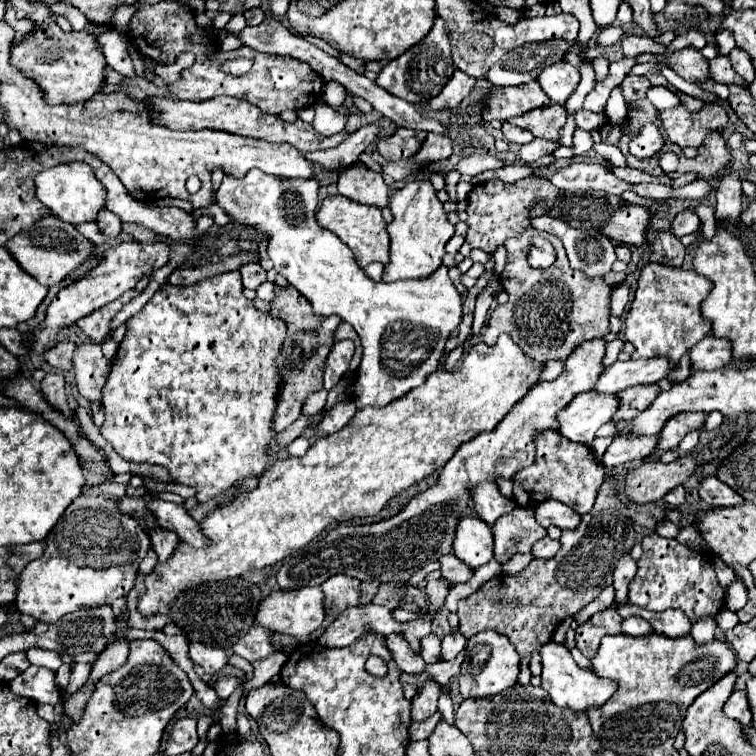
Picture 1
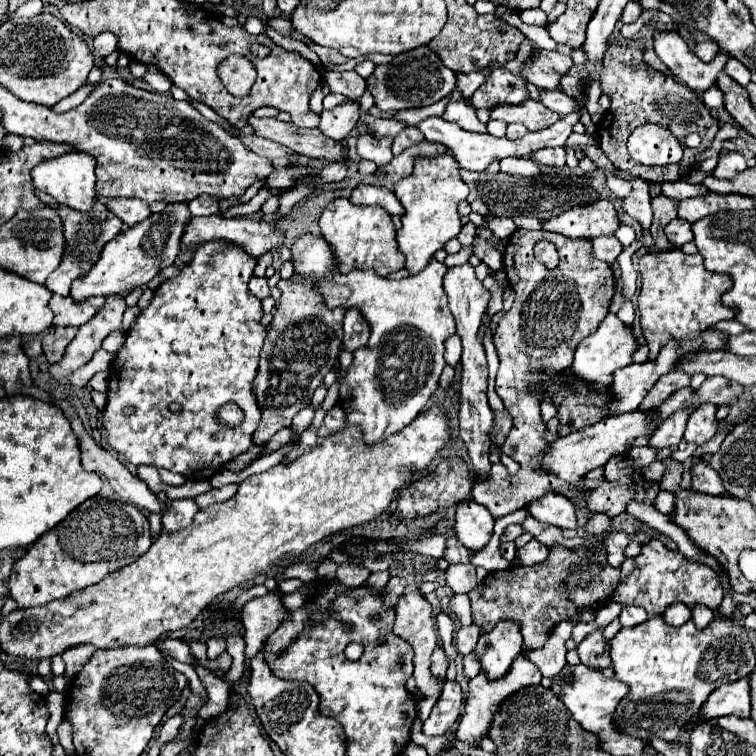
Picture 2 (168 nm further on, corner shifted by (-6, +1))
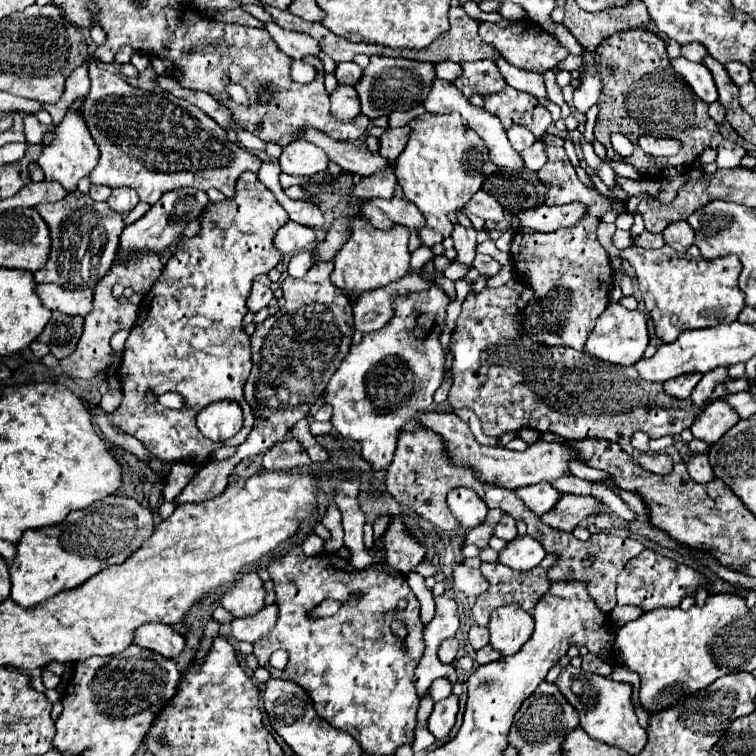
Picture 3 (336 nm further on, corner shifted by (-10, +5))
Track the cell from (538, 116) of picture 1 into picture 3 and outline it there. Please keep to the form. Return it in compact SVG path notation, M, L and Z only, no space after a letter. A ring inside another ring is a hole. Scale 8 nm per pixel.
M507 86L503 92L485 96L485 110L495 114L503 128L509 128L511 124L523 124L535 136L541 136L553 124L549 110L539 106L535 96L511 86Z

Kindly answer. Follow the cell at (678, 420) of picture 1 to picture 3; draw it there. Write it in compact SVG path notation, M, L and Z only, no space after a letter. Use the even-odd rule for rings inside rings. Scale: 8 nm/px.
M723 400L709 402L703 414L699 414L699 418L695 418L695 422L691 424L691 432L695 438L713 444L737 422L739 414L729 404L725 404Z

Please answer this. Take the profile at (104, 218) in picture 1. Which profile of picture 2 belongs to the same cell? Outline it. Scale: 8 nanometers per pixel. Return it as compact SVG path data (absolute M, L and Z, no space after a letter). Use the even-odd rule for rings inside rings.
M95 202L93 204L93 210L89 212L79 212L79 210L71 210L67 206L59 206L57 208L57 214L63 222L63 236L65 236L65 246L63 246L63 260L59 264L59 270L55 270L47 282L45 282L45 288L53 294L63 294L63 296L69 296L69 290L71 290L71 284L77 280L77 278L83 278L91 268L93 264L97 262L103 246L113 240L121 228L123 228L123 222L101 202Z

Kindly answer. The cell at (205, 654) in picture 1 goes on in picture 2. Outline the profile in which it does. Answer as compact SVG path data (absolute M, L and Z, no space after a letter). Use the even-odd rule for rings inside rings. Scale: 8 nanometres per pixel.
M165 638L165 640L157 640L155 646L157 646L163 654L169 654L171 658L175 658L175 660L179 660L179 662L187 662L187 664L193 662L193 656L191 656L191 650L189 650L189 642L185 642L185 640Z

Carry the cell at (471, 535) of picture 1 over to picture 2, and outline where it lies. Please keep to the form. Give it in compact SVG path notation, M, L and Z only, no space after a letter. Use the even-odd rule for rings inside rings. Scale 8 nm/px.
M465 500L457 504L453 530L457 540L465 548L469 548L471 552L477 552L487 546L493 534L493 516L485 506L473 500Z

